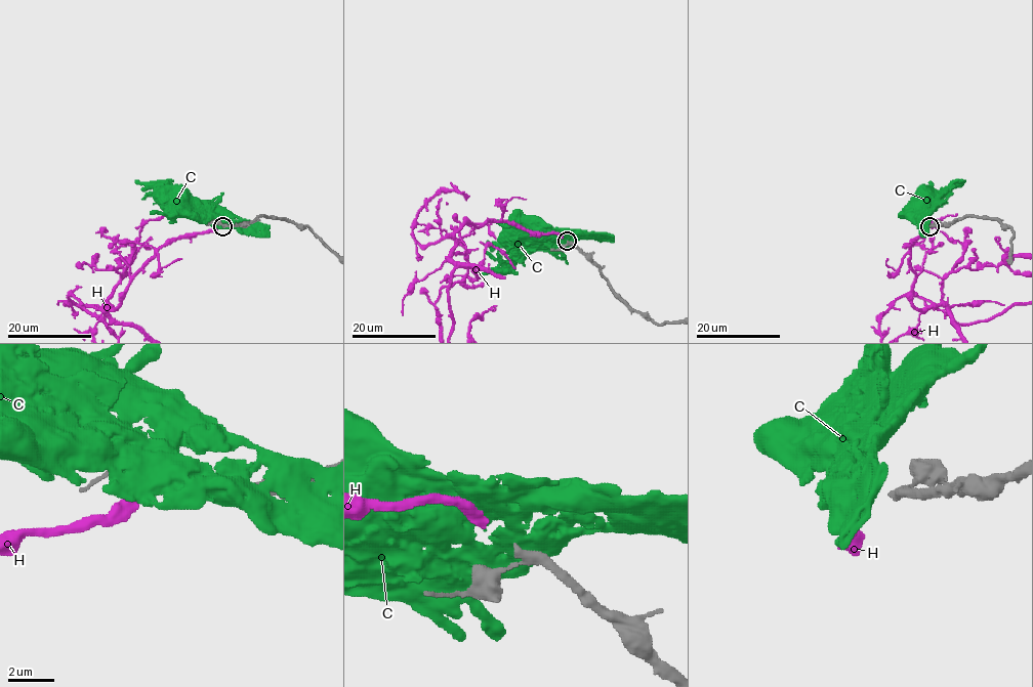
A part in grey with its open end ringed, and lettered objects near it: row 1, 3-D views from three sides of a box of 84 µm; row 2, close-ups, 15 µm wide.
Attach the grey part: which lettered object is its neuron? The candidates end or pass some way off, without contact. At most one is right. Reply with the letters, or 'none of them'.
H

